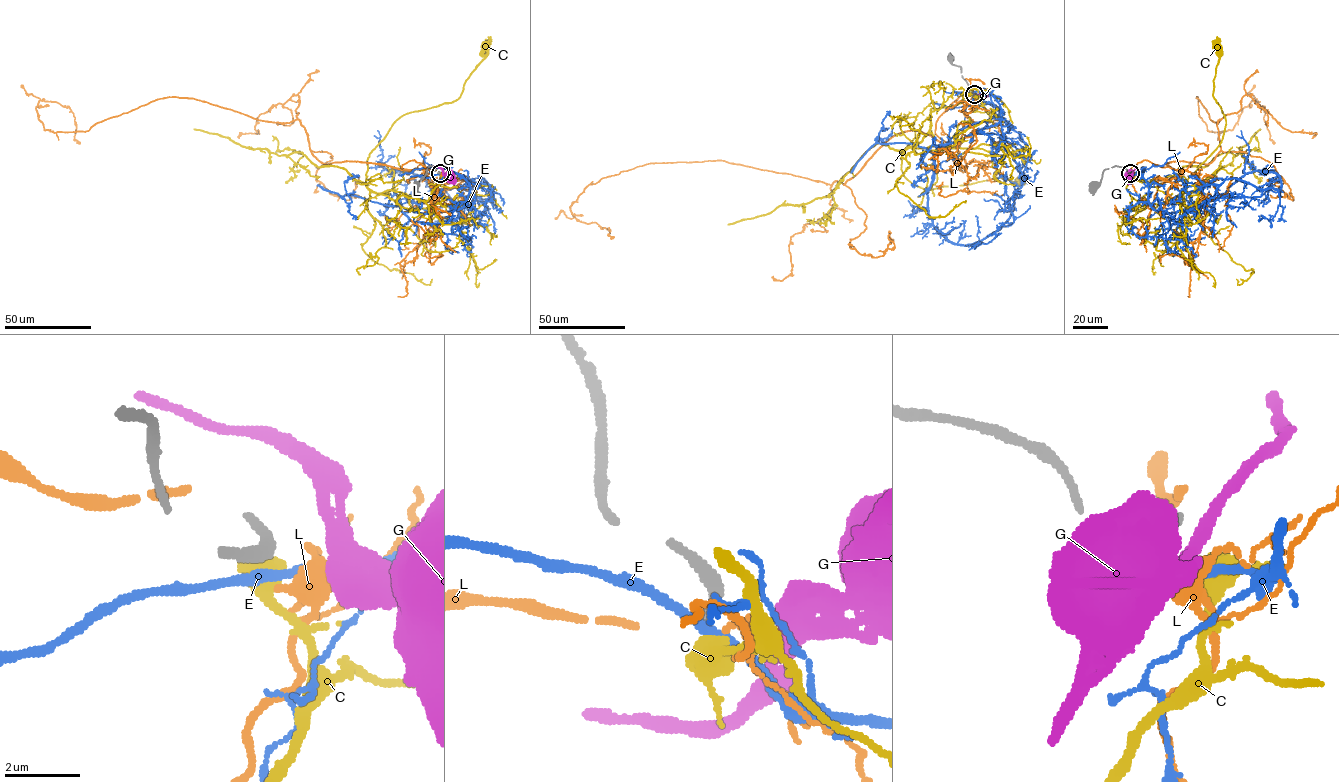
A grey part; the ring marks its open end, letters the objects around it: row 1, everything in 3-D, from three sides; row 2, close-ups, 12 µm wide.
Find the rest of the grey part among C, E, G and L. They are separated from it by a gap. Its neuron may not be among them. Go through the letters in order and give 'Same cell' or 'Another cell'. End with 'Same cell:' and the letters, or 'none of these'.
C: Another cell
E: Another cell
G: Another cell
L: Same cell
Same cell: L

